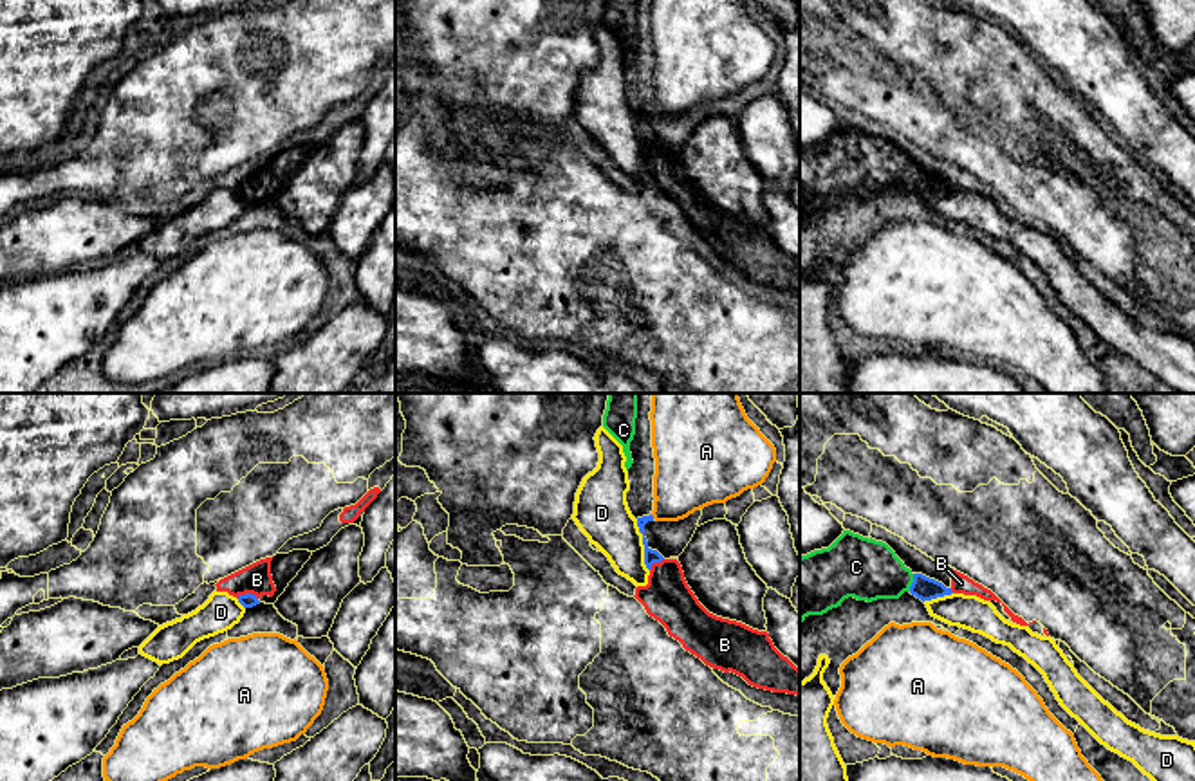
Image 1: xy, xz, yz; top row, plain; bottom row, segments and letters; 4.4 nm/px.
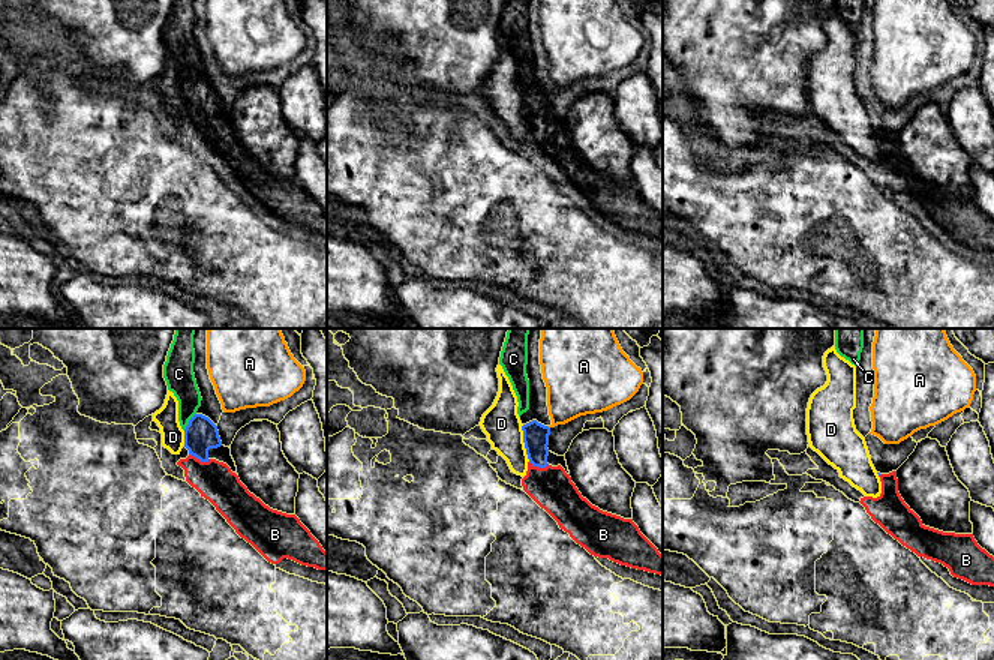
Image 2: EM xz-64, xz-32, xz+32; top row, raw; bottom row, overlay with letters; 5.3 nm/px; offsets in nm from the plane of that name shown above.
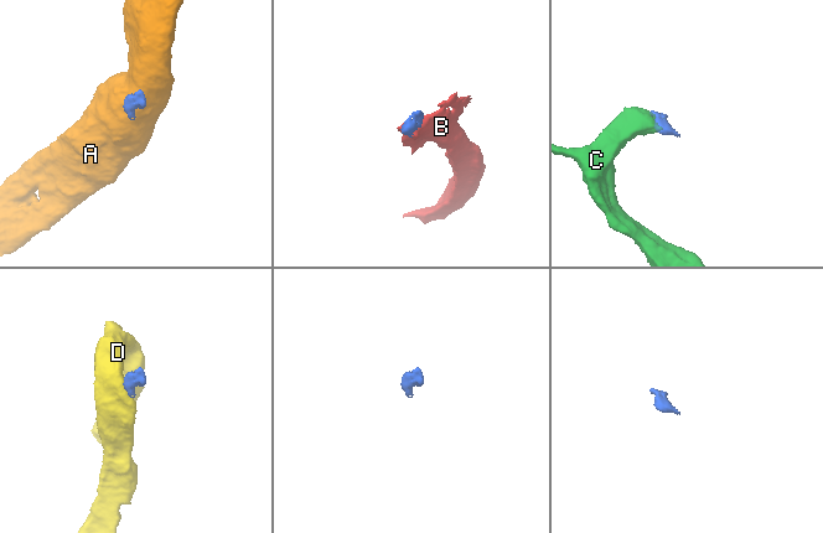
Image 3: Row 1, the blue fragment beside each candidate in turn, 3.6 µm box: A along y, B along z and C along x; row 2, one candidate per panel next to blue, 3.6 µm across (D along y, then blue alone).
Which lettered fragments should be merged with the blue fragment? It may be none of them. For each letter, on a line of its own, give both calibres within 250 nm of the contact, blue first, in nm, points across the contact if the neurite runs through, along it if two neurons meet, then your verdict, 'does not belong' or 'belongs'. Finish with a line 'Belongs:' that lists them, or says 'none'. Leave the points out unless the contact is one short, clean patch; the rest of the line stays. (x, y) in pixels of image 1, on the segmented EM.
A: 60/320 nm | along xz (650, 514), (654, 518) | does not belong
B: 60/140 nm | across xy (248, 601), (246, 594), (257, 579) | belongs
C: 110/280 nm | across yz (925, 588), (912, 583), (863, 569) | belongs
D: 60/240 nm | along xz (636, 520), (648, 570) | does not belong
Belongs: B, C

